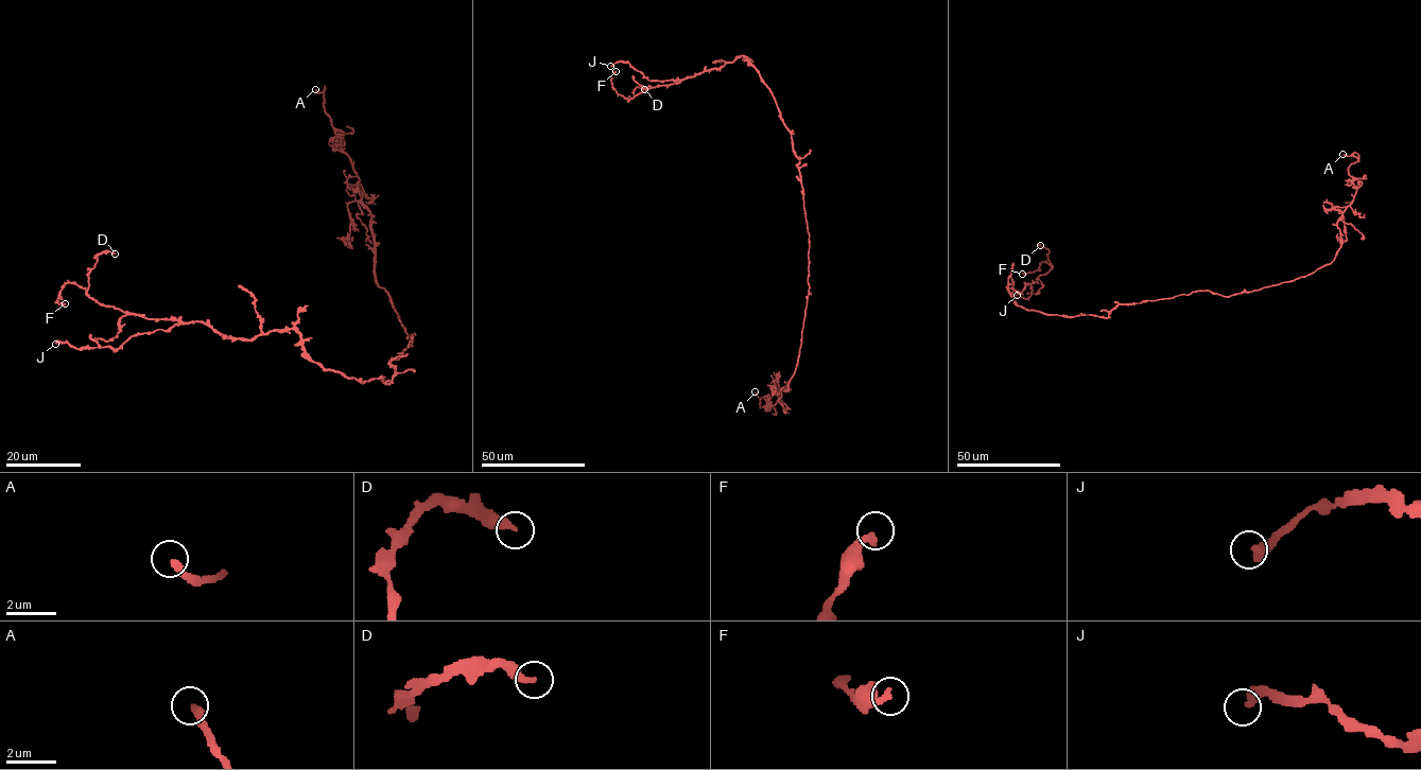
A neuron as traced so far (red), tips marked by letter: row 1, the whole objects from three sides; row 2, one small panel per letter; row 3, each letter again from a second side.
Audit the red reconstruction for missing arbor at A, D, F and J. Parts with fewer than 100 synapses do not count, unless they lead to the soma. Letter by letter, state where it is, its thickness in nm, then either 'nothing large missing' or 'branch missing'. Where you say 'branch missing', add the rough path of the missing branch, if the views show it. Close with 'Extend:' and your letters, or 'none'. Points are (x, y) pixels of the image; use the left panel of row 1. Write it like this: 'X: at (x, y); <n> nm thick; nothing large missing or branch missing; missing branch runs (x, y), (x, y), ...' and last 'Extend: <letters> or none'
A: at (315, 89); 280 nm thick; branch missing; missing branch runs (315, 89), (292, 72)
D: at (115, 254); 340 nm thick; nothing large missing
F: at (65, 303); 320 nm thick; nothing large missing
J: at (55, 344); 440 nm thick; nothing large missing
Extend: A

